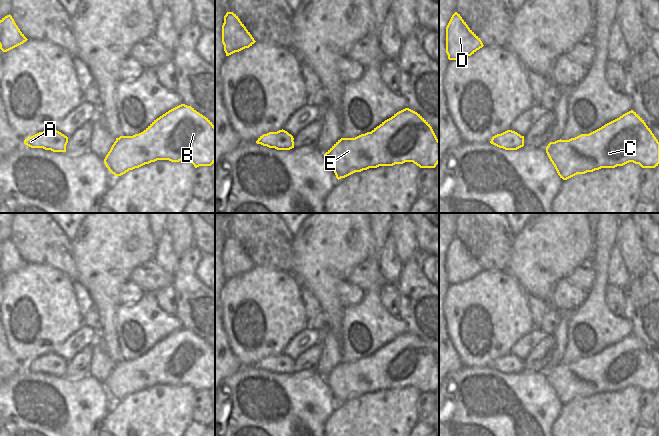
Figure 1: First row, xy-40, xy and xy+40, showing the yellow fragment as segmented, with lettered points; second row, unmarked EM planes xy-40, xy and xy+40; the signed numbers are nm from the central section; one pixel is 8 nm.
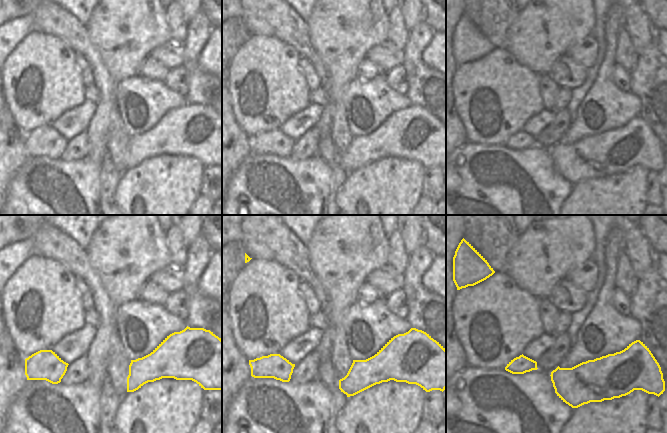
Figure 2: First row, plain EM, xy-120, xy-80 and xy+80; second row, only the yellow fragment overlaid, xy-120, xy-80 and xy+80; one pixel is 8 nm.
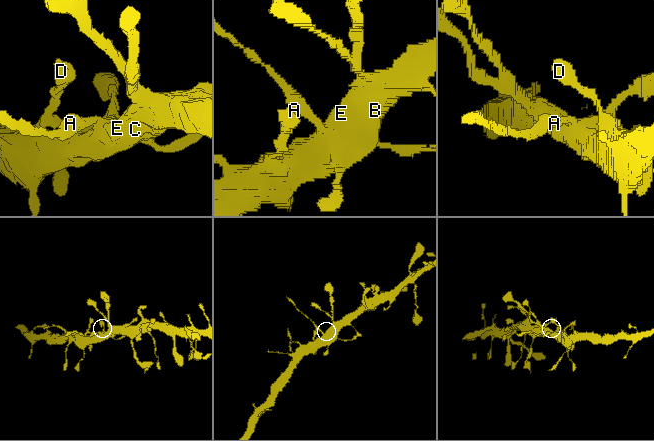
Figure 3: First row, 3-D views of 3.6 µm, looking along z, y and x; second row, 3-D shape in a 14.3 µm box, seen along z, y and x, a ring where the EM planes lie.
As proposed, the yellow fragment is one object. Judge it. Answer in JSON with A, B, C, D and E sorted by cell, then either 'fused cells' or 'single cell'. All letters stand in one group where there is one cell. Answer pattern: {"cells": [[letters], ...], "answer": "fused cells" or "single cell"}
{"cells": [["A"], ["B", "C", "D", "E"]], "answer": "fused cells"}

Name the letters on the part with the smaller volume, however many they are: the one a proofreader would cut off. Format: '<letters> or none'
A

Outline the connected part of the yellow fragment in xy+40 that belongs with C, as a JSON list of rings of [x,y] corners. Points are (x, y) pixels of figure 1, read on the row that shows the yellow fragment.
[[[633,110],[589,134],[550,142],[546,153],[563,180],[629,162],[642,168],[659,164],[659,142]]]

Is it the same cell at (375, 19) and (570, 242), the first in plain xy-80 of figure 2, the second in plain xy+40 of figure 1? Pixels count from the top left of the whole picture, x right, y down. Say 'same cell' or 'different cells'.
same cell

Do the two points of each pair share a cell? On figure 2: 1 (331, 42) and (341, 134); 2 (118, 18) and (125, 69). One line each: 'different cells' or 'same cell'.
1: same cell
2: same cell

